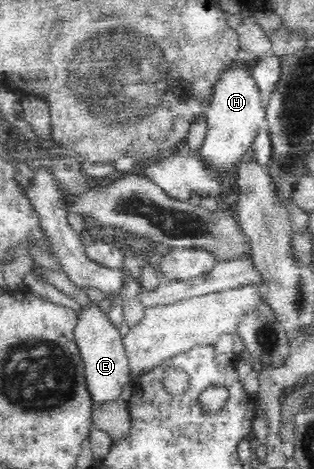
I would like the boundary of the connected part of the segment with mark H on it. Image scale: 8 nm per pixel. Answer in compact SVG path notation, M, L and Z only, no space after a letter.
M236 62L226 73L222 73L218 84L214 86L214 94L209 109L205 112L207 129L202 146L197 156L209 169L211 177L217 181L219 192L217 198L228 202L232 194L237 193L237 179L234 170L243 163L244 154L251 150L259 129L266 123L266 109L262 105L261 93L248 72L244 62Z

